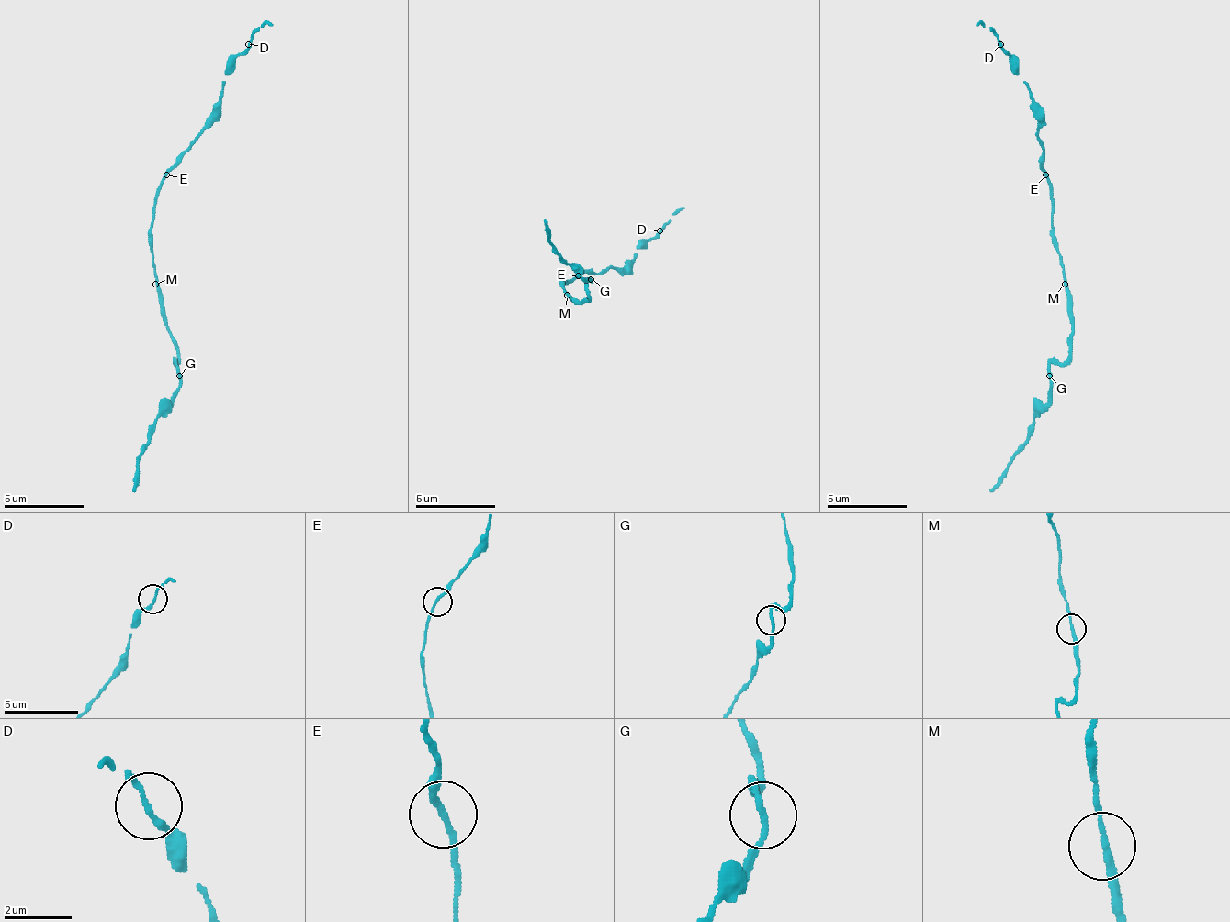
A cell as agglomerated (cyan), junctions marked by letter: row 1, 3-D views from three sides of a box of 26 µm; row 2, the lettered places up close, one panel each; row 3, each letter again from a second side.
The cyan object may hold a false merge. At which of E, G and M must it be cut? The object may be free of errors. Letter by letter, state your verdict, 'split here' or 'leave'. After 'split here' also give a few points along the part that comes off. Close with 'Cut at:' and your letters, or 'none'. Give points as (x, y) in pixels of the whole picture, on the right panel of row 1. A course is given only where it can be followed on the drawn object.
E: leave
G: leave
M: leave
Cut at: none

